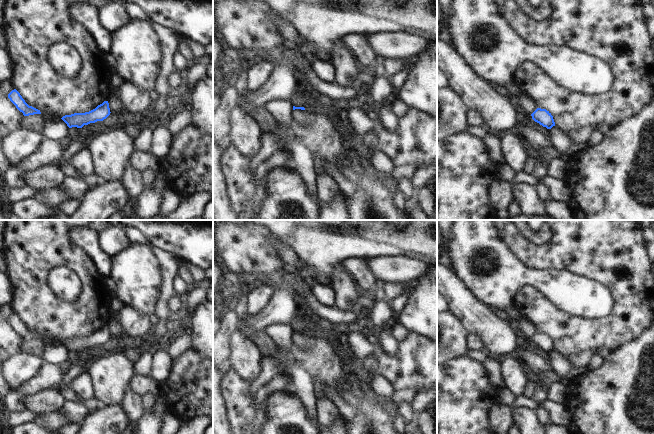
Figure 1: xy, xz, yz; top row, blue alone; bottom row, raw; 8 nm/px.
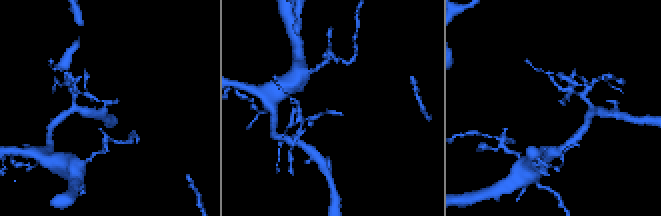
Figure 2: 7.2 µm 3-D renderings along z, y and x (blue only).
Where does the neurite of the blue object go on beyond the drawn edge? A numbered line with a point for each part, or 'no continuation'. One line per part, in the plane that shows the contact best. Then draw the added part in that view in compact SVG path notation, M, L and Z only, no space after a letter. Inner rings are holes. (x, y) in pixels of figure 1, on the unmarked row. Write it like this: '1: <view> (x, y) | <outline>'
no continuation

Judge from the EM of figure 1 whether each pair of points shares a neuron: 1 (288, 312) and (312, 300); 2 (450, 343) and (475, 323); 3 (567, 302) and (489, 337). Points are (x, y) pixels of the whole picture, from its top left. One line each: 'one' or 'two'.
1: one
2: two
3: two

